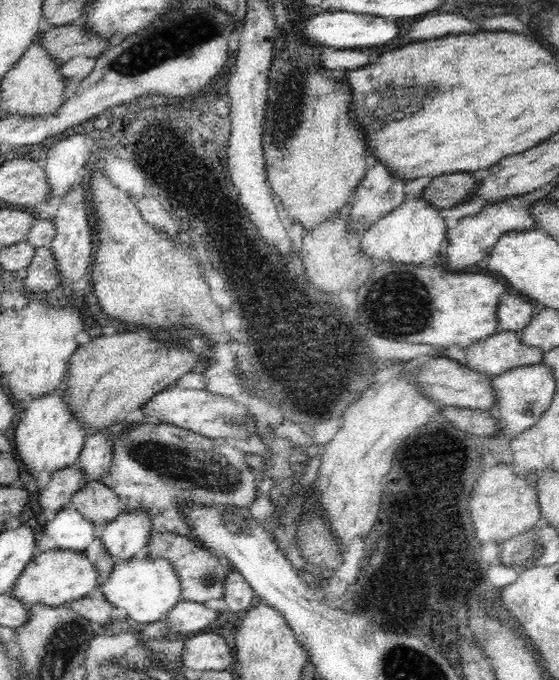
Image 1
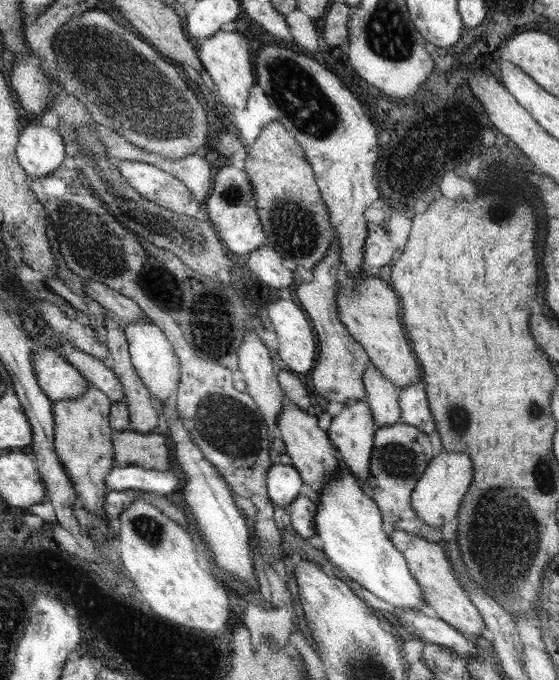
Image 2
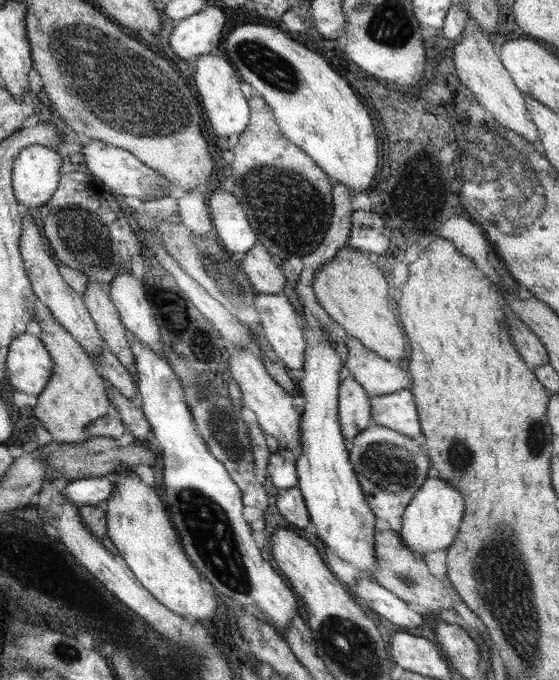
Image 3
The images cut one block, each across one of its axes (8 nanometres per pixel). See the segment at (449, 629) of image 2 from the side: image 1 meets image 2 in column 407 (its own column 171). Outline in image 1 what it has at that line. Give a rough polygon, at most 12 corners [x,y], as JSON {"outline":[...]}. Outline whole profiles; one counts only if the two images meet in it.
{"outline":[[178,602],[167,614],[172,633],[204,631],[220,612]]}

